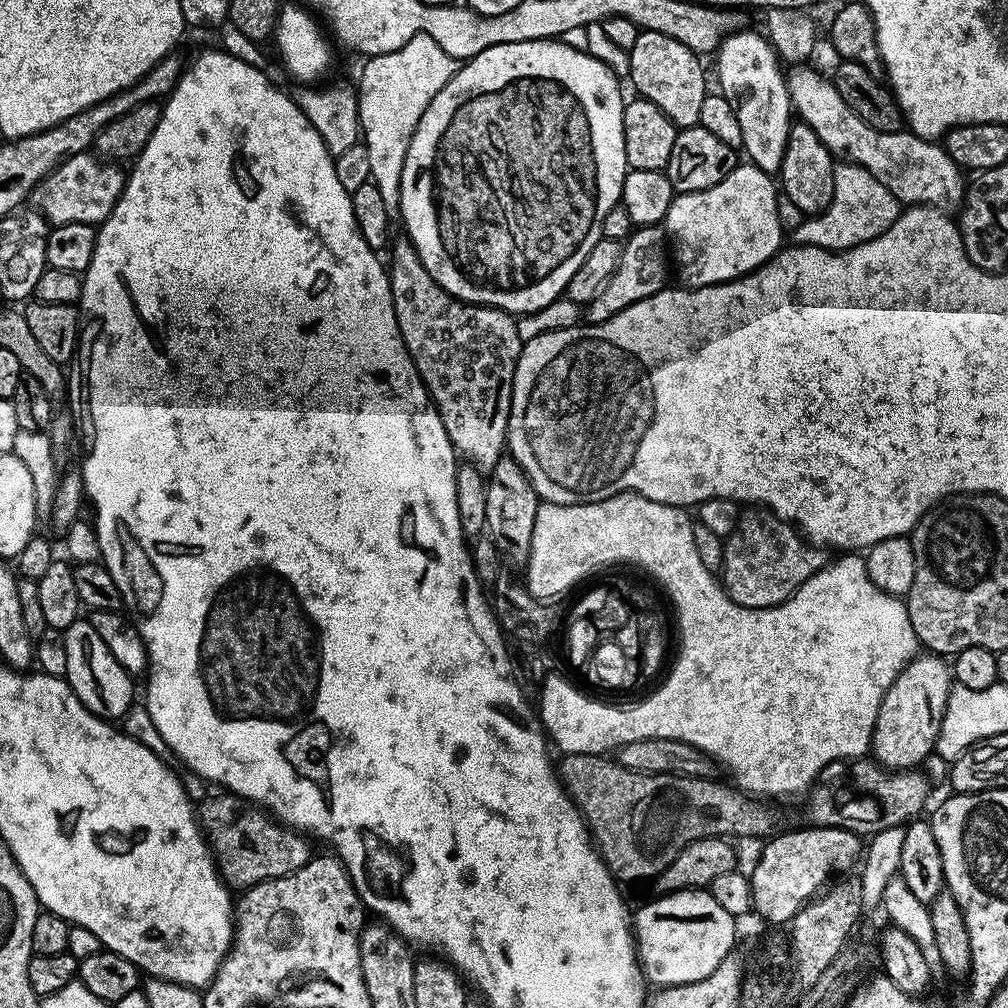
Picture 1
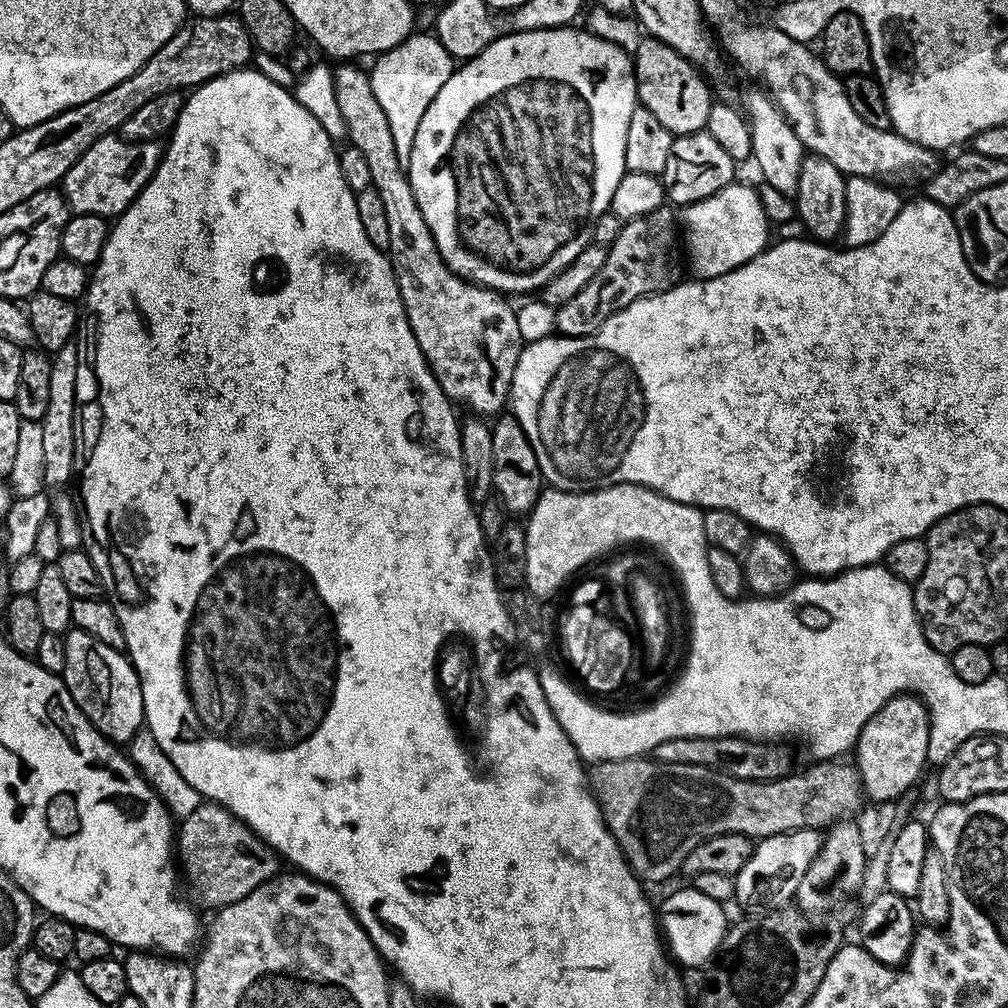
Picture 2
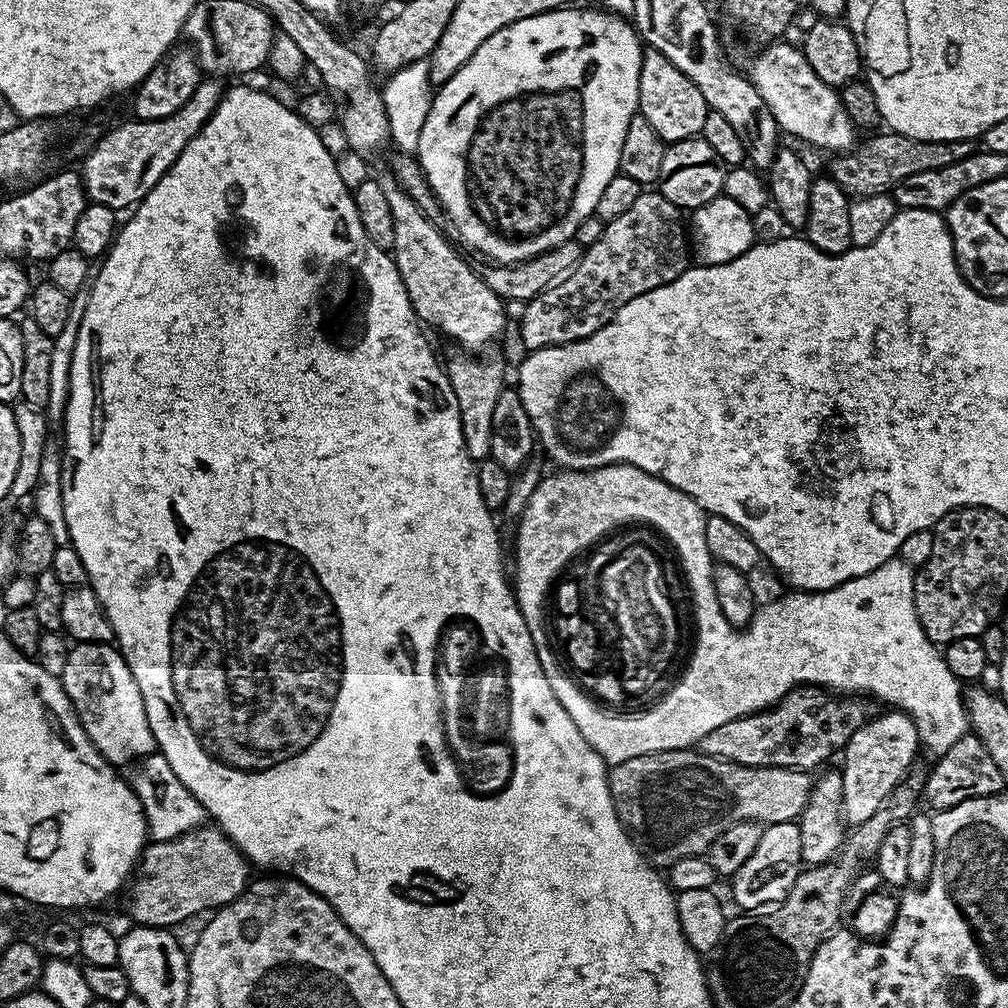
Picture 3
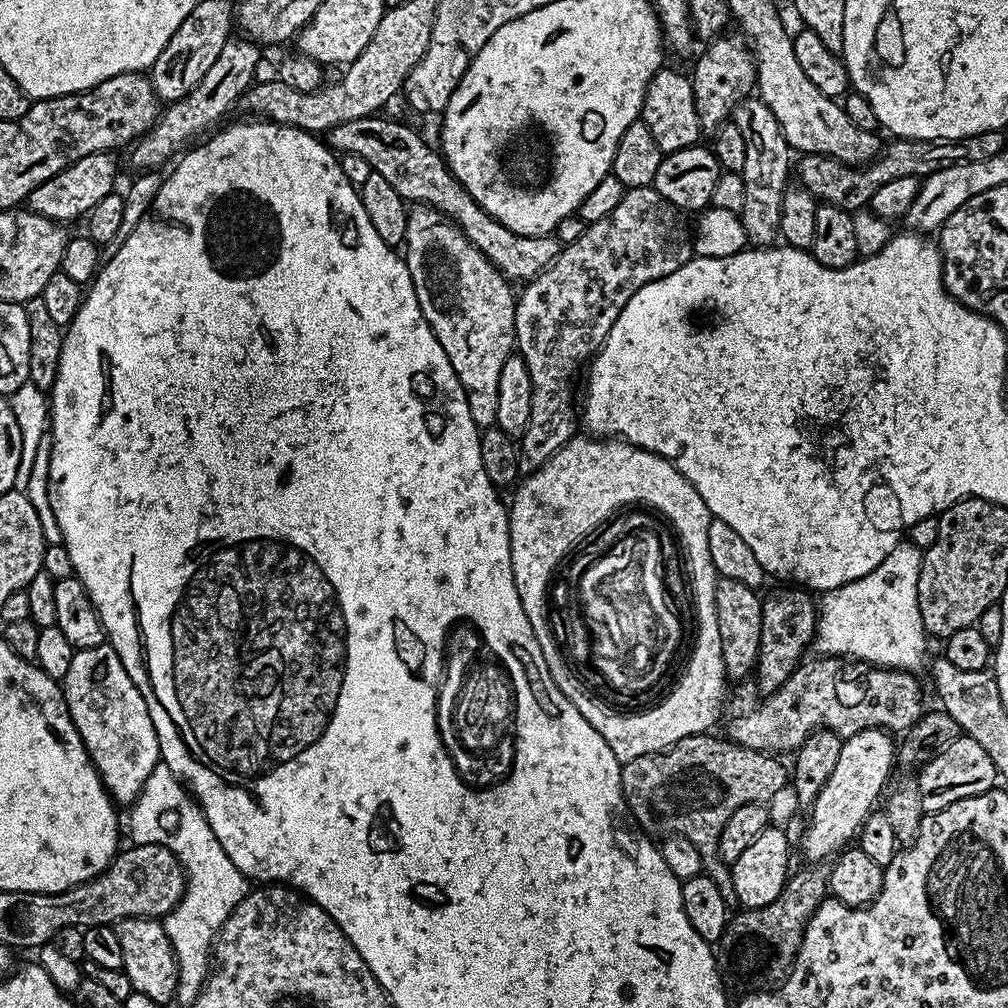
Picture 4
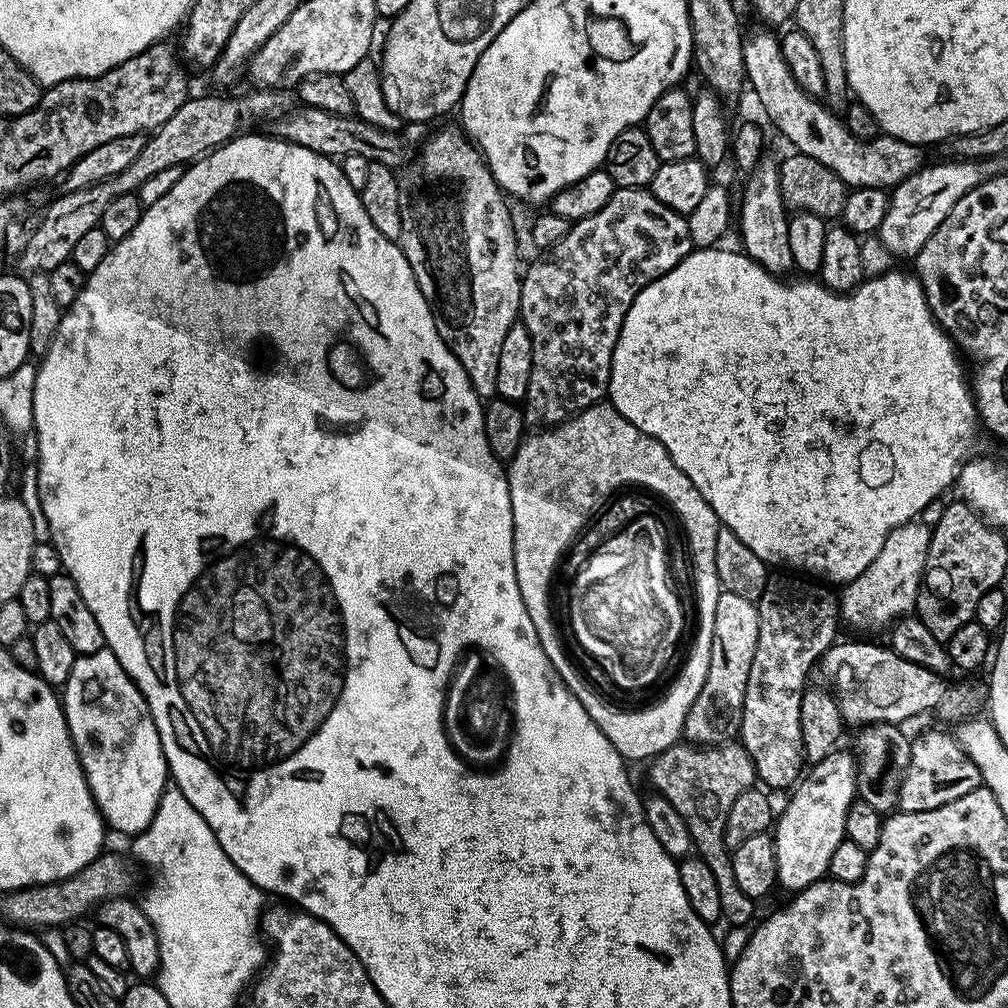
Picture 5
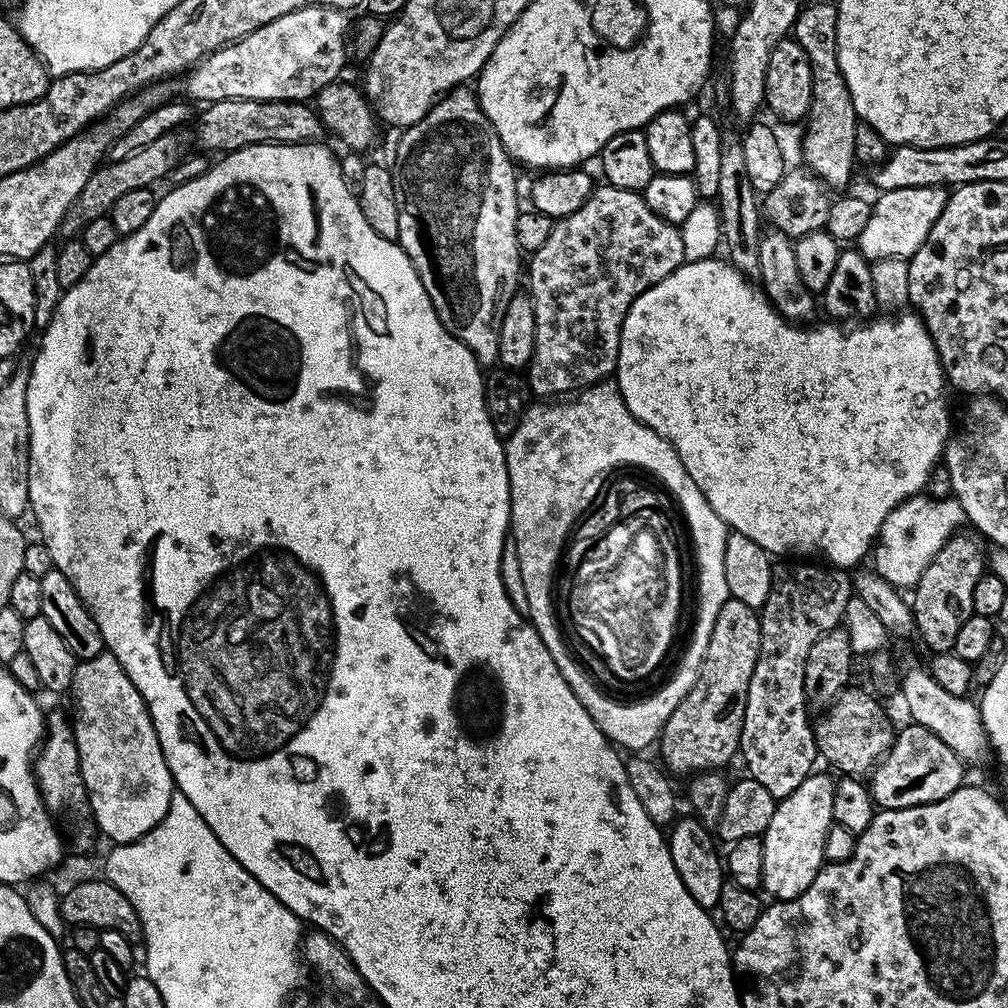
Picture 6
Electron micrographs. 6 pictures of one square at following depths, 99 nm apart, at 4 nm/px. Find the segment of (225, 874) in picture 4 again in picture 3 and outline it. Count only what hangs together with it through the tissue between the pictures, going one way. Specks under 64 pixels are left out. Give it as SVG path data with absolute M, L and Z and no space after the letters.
M159 750L139 761L134 771L136 773L130 776L130 783L140 799L140 805L144 807L148 835L152 840L173 840L205 823L206 813L198 798L194 798L190 790L182 786L178 774L170 770L170 762L166 762Z

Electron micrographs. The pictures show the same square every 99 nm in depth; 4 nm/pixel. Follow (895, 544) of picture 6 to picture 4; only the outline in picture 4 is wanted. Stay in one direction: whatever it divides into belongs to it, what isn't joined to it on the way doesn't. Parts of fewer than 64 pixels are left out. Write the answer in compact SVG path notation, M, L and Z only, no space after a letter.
M911 542L897 544L886 558L870 574L858 578L841 588L833 588L831 592L823 593L818 604L818 619L816 622L816 639L814 648L824 656L852 656L853 661L871 664L877 668L899 668L915 673L916 668L924 664L924 640L926 633L922 614L918 610L918 574L920 573L921 549Z

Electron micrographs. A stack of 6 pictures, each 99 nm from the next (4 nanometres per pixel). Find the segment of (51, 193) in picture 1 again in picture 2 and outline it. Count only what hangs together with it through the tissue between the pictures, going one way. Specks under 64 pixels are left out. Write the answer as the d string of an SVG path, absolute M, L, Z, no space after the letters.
M119 134L98 138L74 166L64 175L62 191L73 213L98 214L105 218L122 215L138 198L138 194L152 181L160 165L162 144L154 140L125 140Z

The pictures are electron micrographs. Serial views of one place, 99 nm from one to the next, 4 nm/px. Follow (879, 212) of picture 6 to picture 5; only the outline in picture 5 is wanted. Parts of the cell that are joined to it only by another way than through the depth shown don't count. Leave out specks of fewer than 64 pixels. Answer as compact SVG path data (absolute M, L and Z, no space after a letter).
M971 160L944 163L948 164L929 163L891 189L886 218L882 218L878 235L893 257L914 258L918 255L922 246L926 246L926 238L930 238L930 234L934 234L934 230L942 226L946 214L954 210L958 198L974 190L974 186L978 186L986 177L995 176L998 172L996 160L985 160L983 163Z

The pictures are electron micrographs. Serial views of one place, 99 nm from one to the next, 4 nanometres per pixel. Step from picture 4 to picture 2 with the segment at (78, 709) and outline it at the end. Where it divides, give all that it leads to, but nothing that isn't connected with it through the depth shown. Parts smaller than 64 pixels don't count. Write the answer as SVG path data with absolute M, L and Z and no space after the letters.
M77 628L64 636L64 645L66 666L62 679L74 702L106 739L117 746L127 745L146 724L139 671L124 652L106 646L106 642L98 642L98 638Z

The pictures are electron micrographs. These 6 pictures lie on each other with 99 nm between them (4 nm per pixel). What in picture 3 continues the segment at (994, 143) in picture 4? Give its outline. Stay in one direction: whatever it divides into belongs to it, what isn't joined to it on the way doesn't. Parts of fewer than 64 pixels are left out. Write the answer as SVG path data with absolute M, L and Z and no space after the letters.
M891 130L869 136L872 137L865 144L859 143L849 151L831 157L831 178L849 198L891 193L895 184L902 182L902 178L910 178L910 174L922 174L925 170L942 170L942 166L950 166L974 151L973 141L970 140L919 140Z

